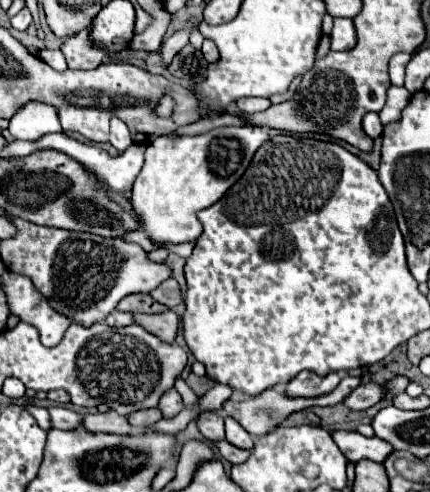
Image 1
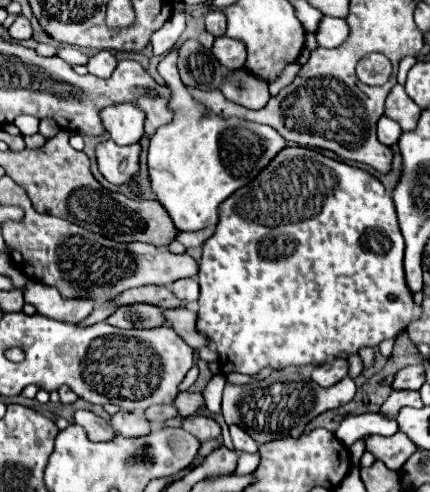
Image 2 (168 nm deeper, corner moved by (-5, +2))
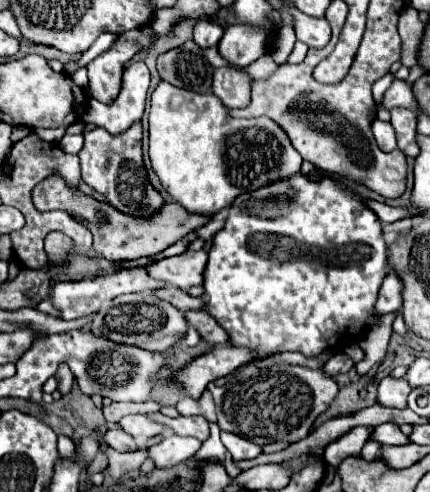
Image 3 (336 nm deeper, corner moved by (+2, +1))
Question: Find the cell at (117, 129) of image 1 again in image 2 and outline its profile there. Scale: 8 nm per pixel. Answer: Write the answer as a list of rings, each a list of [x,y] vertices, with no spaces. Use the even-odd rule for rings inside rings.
[[[112,104],[100,110],[108,136],[120,144],[134,144],[144,136],[144,112],[136,104]]]

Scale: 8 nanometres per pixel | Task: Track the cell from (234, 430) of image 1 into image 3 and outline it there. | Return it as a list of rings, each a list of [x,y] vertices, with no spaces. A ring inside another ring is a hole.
[[[221,431],[221,441],[227,447],[227,451],[233,455],[235,461],[239,461],[239,459],[255,459],[261,453],[261,447],[253,445],[251,441],[247,441],[243,437],[227,433],[227,431]]]

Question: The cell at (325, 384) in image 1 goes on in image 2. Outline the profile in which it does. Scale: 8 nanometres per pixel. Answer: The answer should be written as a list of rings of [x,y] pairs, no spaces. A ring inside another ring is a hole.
[[[344,358],[330,360],[330,362],[314,368],[314,372],[312,372],[312,380],[324,388],[334,386],[344,376],[348,376],[348,360],[344,360]]]

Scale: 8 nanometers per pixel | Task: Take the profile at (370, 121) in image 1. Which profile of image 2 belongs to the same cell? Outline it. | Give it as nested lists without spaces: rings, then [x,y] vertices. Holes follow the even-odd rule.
[[[382,116],[382,118],[378,120],[378,140],[380,140],[382,144],[392,146],[392,144],[396,144],[396,142],[400,140],[400,136],[402,136],[402,128],[400,128],[400,124],[396,124],[392,118]]]

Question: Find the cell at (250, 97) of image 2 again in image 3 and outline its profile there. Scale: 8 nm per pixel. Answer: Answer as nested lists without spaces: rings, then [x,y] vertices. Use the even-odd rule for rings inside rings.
[[[219,67],[213,75],[213,93],[225,107],[247,107],[251,101],[251,77],[233,67]]]

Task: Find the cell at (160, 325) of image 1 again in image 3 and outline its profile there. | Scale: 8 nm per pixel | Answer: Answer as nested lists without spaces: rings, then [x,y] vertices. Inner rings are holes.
[[[203,309],[199,311],[187,311],[185,313],[185,321],[197,329],[197,333],[201,335],[201,339],[209,345],[223,345],[227,343],[227,337],[225,337],[225,331],[217,325],[217,321],[213,321],[213,317],[205,315]]]

